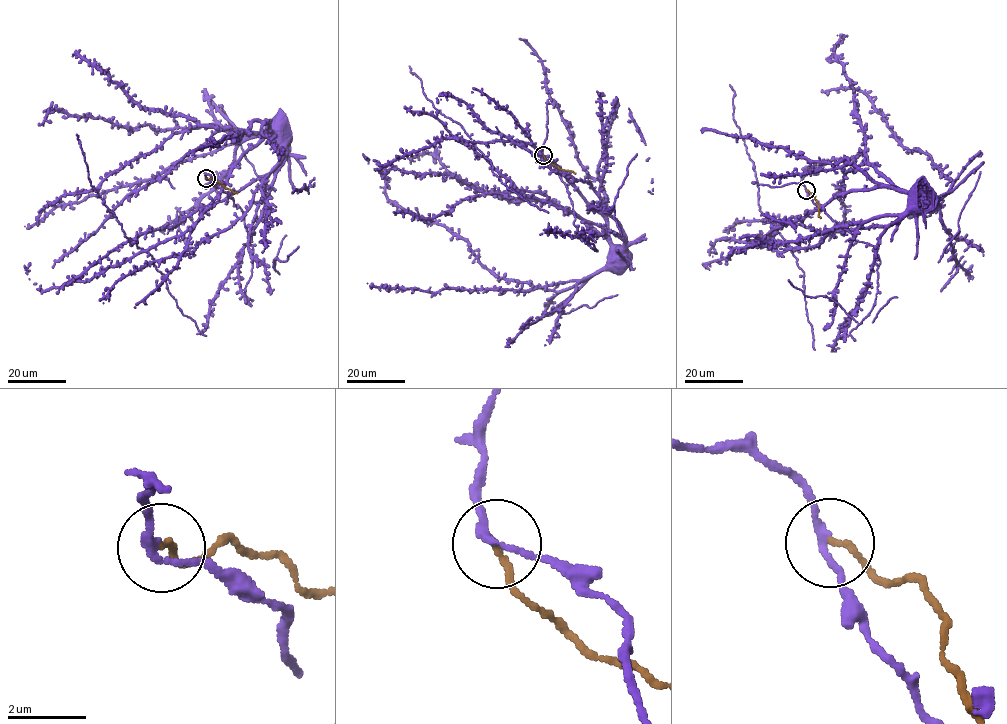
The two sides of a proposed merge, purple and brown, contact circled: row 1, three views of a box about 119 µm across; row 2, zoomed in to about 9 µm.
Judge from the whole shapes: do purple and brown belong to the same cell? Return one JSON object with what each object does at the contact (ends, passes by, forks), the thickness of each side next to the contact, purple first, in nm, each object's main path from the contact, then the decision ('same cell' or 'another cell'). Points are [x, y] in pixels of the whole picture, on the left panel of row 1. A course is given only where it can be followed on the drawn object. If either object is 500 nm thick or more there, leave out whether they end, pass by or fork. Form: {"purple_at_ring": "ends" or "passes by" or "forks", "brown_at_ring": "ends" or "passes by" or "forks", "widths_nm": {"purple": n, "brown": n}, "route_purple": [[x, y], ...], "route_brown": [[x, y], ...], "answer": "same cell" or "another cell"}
{"purple_at_ring": "passes by", "brown_at_ring": "ends", "widths_nm": {"purple": 190, "brown": 160}, "route_purple": [[206, 178], [217, 188], [222, 187], [241, 155], [267, 135], [268, 130], [274, 133], [274, 143], [277, 142]], "route_brown": [[206, 178], [237, 193]], "answer": "another cell"}

